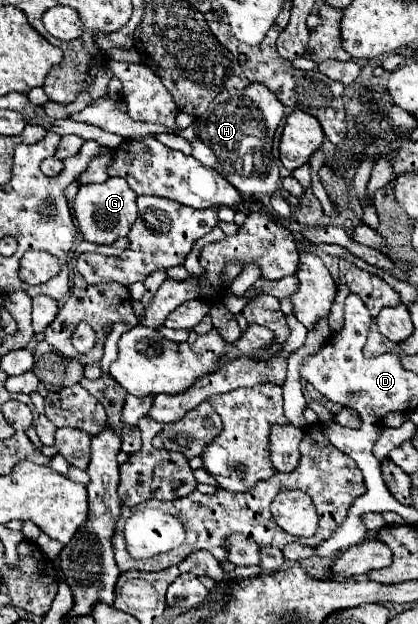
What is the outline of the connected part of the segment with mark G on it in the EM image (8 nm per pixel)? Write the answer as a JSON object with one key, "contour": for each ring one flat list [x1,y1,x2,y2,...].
{"contour":[[109,177,105,183,79,185,79,193,73,201,73,211,83,237,95,245,111,245,119,237,127,237,131,225,137,219,135,199,135,191,121,177]]}

